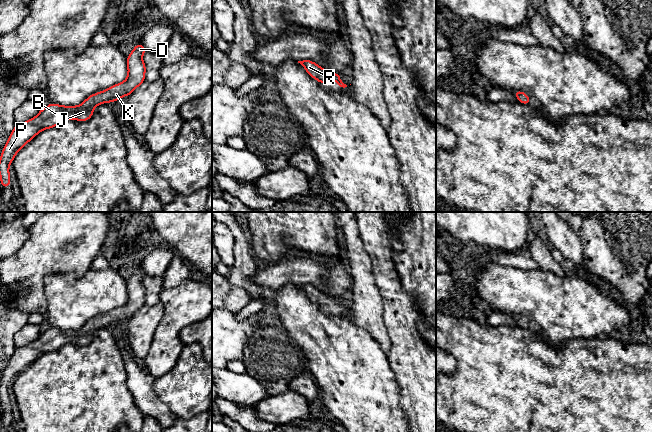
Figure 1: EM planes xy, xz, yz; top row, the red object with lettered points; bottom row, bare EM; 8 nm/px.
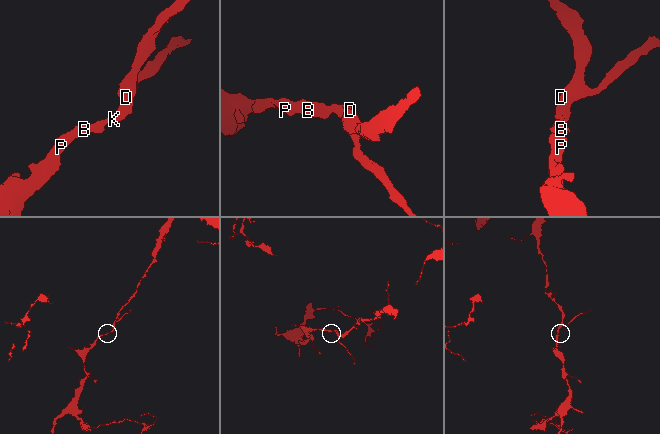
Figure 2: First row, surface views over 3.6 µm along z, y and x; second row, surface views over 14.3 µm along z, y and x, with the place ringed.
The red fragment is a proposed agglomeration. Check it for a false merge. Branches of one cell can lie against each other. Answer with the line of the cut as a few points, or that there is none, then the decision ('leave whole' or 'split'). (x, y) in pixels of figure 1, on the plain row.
cut none; leave whole

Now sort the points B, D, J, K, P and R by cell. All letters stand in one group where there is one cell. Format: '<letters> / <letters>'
B D J K P R

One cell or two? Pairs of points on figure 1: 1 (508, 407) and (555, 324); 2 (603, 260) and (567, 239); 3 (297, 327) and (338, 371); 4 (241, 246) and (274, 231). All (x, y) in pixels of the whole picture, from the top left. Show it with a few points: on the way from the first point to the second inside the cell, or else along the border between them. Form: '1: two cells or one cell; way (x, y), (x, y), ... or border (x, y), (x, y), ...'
1: two cells; border (540, 335), (552, 344), (563, 344), (570, 339)
2: two cells; border (577, 233), (581, 242), (584, 267)
3: one cell; way (308, 338), (330, 360)
4: two cells; border (250, 244), (255, 258)

